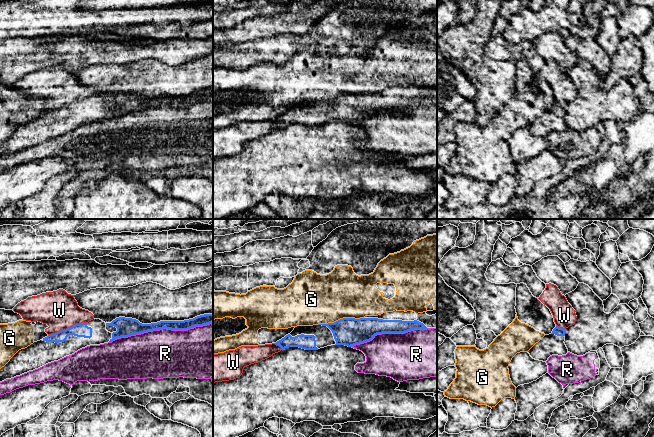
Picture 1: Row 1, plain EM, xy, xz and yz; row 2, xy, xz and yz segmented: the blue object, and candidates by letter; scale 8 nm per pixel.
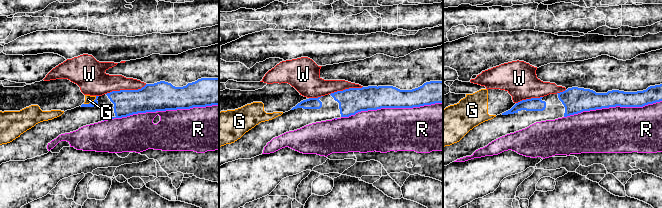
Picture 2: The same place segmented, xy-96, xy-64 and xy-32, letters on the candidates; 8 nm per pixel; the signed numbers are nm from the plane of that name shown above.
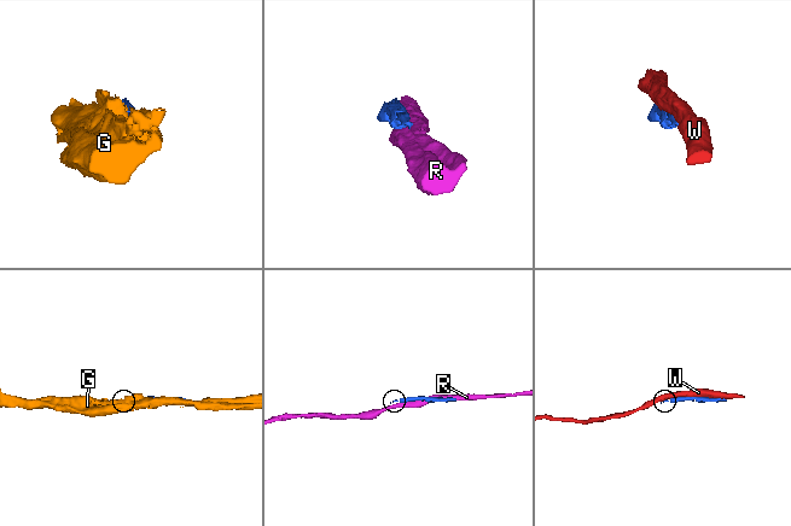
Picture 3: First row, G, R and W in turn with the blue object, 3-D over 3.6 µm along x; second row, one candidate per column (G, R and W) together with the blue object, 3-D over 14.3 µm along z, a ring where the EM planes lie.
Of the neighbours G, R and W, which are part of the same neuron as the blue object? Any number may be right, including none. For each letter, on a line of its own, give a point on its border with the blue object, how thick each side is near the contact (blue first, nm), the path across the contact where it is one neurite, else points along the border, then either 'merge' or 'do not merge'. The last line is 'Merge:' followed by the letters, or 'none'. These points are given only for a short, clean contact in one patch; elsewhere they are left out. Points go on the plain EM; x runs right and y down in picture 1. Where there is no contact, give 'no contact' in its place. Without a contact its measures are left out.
G: contact xz (340, 95); calibres 220 and 400 nm; do not merge
R: contact xy (160, 104); calibres 140 and 400 nm; do not merge
W: contact xy (68, 104); calibres 110 and 300 nm; do not merge
Merge: none

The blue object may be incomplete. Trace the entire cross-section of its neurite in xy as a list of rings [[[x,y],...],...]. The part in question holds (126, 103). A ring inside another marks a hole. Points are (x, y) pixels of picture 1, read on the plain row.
[[[204,90],[184,97],[160,97],[151,100],[142,100],[136,95],[125,93],[116,94],[111,99],[93,95],[88,99],[75,100],[19,126],[0,145],[0,158],[58,137],[90,121],[100,121],[112,118],[117,114],[163,104],[188,106],[212,98],[213,90]]]

